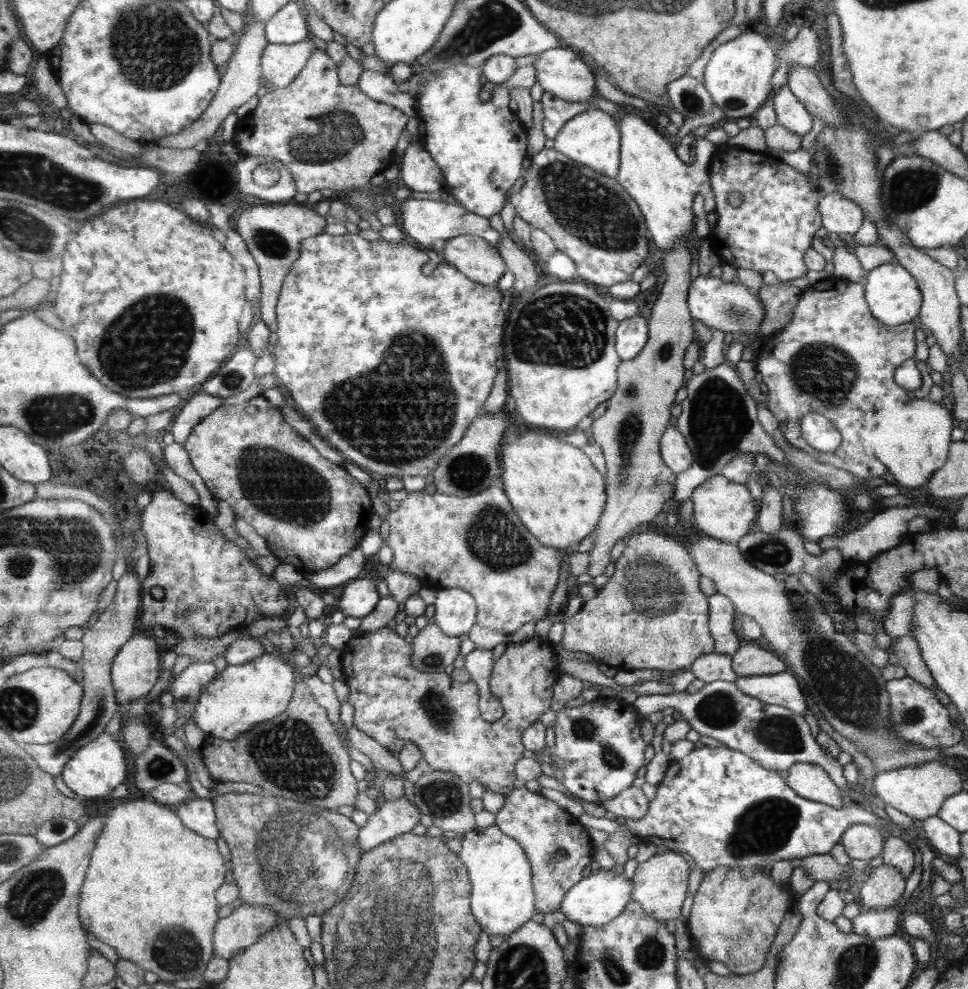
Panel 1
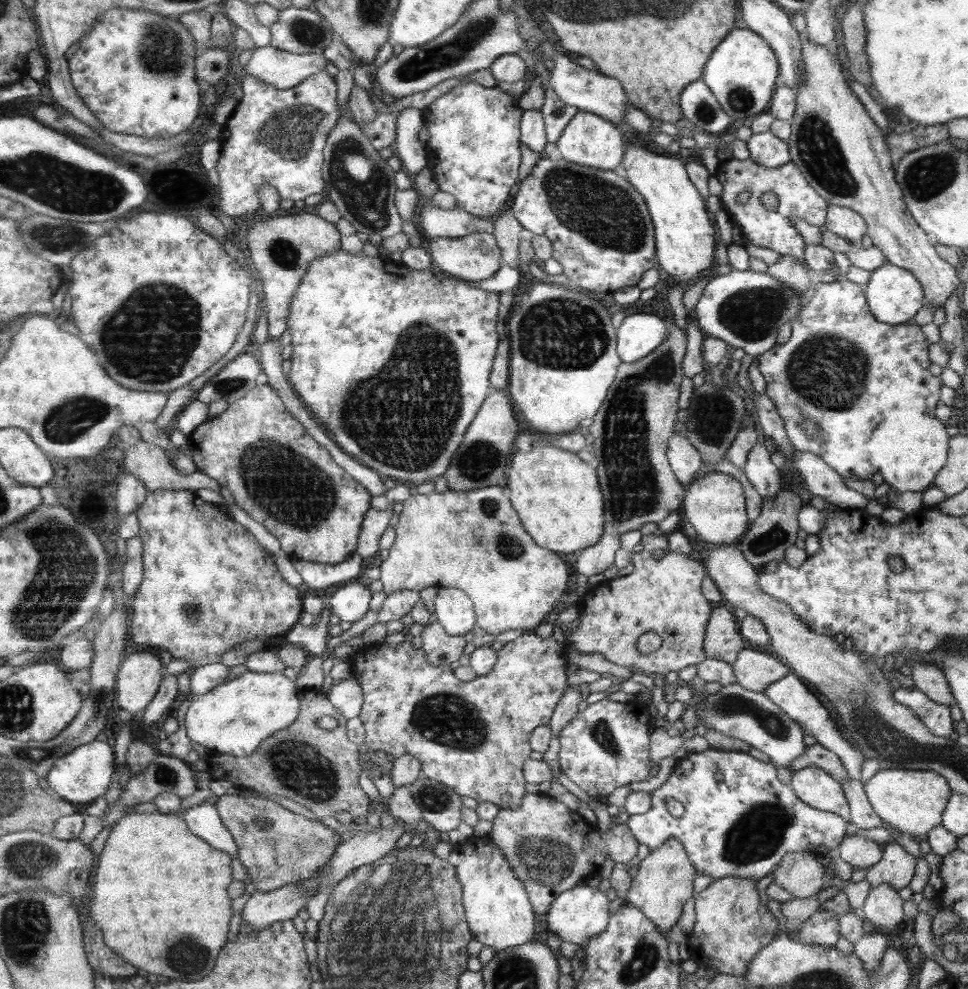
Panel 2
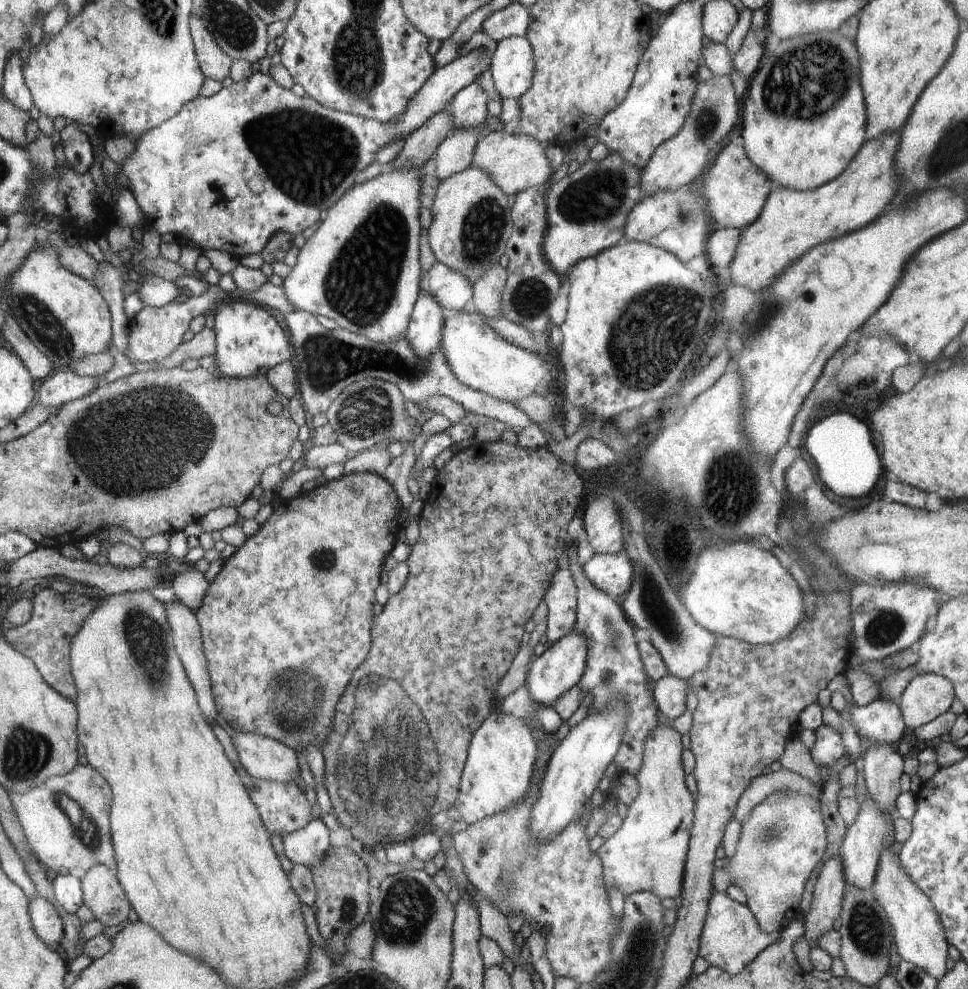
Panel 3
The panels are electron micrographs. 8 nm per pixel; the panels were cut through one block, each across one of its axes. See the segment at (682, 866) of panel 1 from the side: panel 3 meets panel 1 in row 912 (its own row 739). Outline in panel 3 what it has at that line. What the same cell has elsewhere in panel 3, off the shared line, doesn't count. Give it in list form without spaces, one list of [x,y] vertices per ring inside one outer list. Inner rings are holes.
[[[659,724],[645,740],[645,749],[643,754],[643,765],[641,766],[640,772],[637,774],[636,778],[639,782],[639,794],[636,797],[636,800],[628,807],[628,815],[626,819],[623,821],[619,830],[609,839],[606,839],[604,843],[599,847],[599,849],[595,852],[600,858],[602,866],[603,866],[603,877],[604,877],[604,884],[605,889],[608,891],[610,888],[617,888],[622,892],[625,898],[628,895],[646,891],[652,894],[655,894],[660,900],[664,898],[674,898],[676,900],[680,900],[681,892],[682,892],[682,885],[683,885],[683,876],[684,876],[684,869],[685,869],[685,862],[687,859],[687,854],[689,851],[689,842],[690,842],[690,833],[694,818],[694,811],[695,811],[695,799],[692,796],[692,793],[688,790],[688,787],[685,783],[685,774],[684,770],[682,769],[682,741],[680,740],[681,734],[676,732],[672,727],[665,726],[663,724]]]

